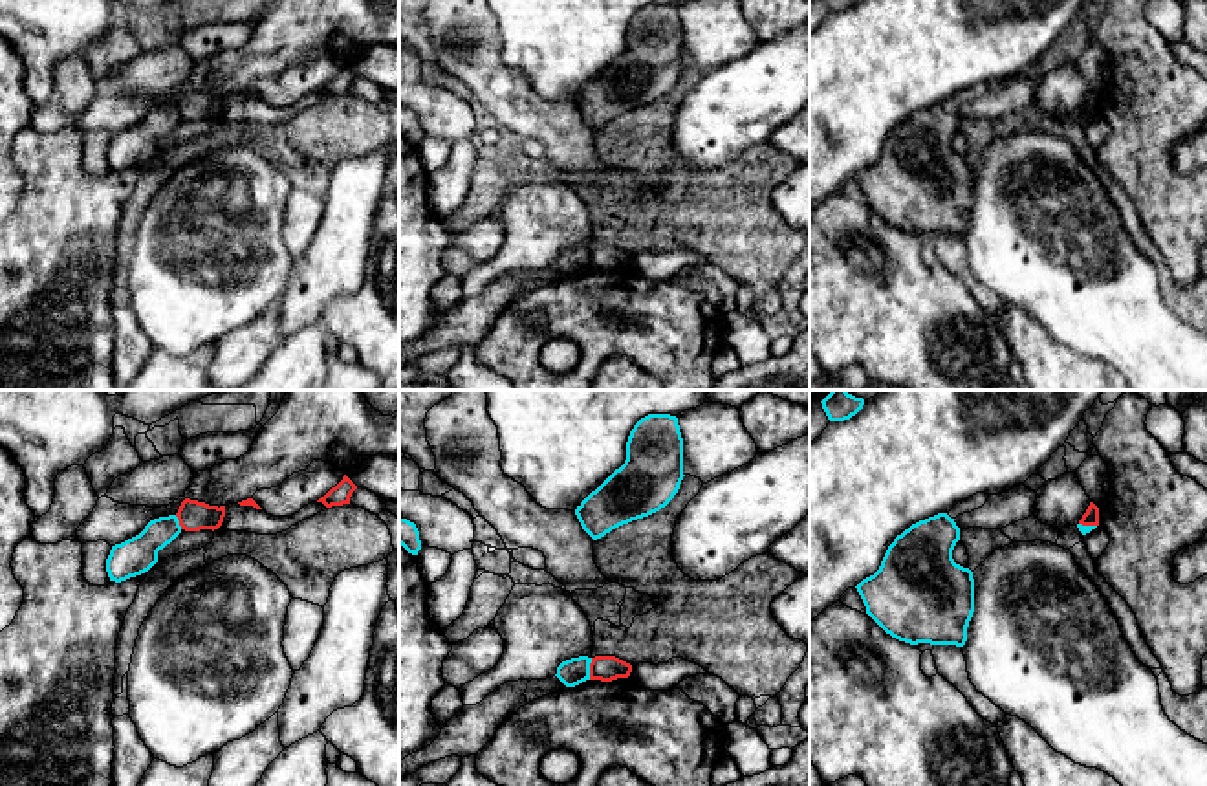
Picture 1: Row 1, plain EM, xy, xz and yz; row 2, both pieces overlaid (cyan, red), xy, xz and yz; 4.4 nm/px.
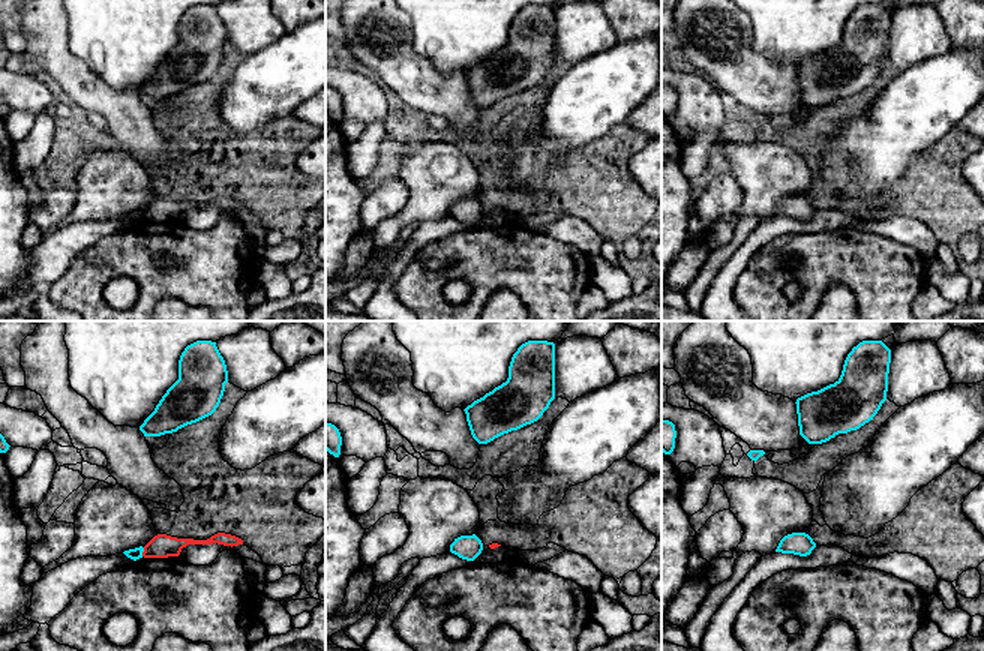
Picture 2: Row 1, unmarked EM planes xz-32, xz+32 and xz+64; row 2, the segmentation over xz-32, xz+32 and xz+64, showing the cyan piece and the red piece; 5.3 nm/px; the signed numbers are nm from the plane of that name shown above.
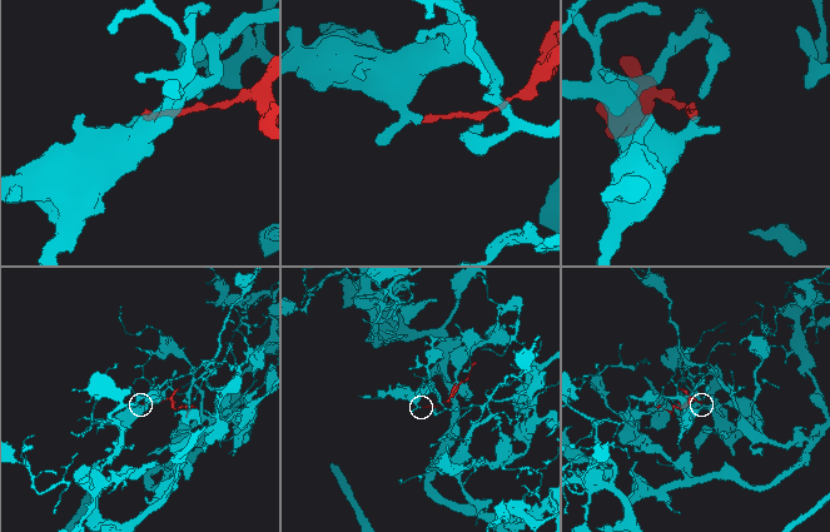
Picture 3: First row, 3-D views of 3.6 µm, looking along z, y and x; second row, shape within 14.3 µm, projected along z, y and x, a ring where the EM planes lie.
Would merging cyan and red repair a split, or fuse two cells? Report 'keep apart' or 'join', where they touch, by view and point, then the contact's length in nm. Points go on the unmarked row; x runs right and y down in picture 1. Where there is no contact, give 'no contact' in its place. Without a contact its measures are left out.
keep apart; meets cyan in xz at (588, 259); contact 100 nm long

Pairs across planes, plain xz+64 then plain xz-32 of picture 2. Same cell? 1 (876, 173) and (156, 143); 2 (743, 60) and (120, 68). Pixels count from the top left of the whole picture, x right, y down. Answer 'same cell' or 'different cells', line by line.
1: different cells
2: different cells

